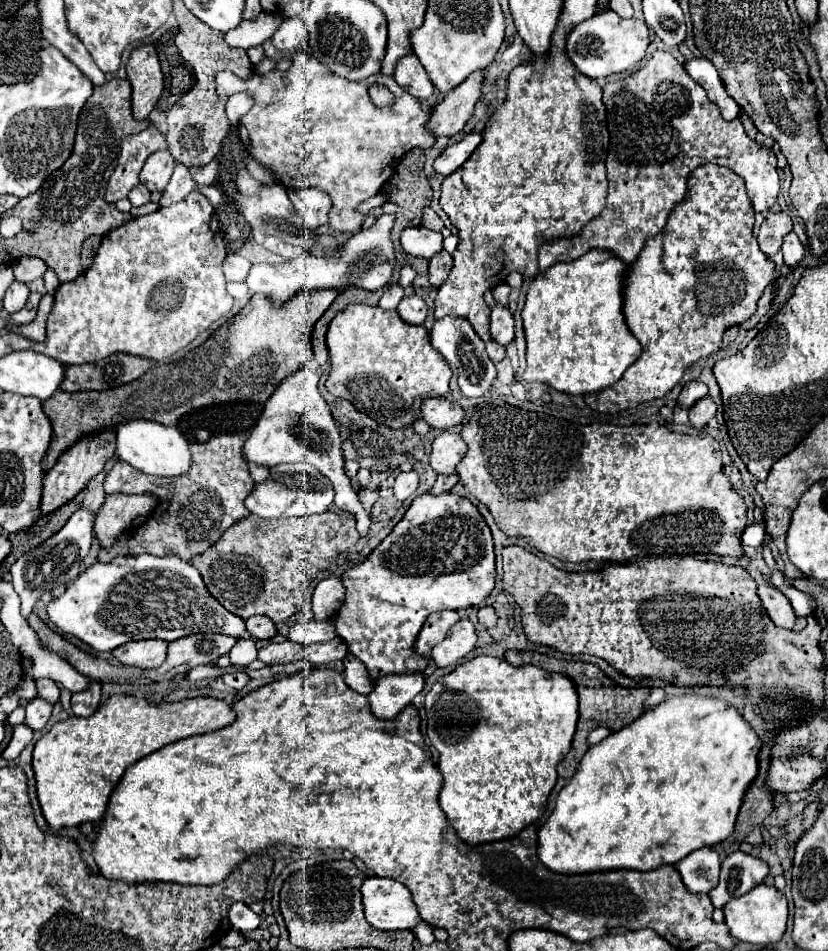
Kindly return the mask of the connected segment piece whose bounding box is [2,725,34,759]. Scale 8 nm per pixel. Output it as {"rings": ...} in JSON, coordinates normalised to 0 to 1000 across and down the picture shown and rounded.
{"rings":[[[19,762],[19,764],[17,764],[17,773],[14,773],[14,779],[12,779],[10,785],[5,788],[2,796],[5,796],[5,798],[19,798],[19,796],[24,794],[24,790],[36,781],[39,771],[41,771],[41,769],[39,769],[36,764],[31,764],[31,762]]]}

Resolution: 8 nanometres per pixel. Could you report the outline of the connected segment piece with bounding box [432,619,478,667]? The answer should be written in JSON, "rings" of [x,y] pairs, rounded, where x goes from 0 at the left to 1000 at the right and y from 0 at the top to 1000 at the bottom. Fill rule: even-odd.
{"rings":[[[556,651],[553,655],[546,657],[541,670],[522,682],[522,691],[527,699],[539,701],[539,699],[548,699],[551,695],[560,693],[572,682],[575,672],[577,670],[575,670],[575,661],[570,653]]]}

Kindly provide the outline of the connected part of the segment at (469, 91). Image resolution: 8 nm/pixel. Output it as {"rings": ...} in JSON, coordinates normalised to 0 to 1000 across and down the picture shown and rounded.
{"rings":[[[585,73],[572,75],[563,85],[558,85],[551,94],[546,94],[531,110],[519,121],[517,136],[531,144],[548,144],[553,142],[565,125],[572,119],[572,113],[580,104],[580,91],[585,87]]]}

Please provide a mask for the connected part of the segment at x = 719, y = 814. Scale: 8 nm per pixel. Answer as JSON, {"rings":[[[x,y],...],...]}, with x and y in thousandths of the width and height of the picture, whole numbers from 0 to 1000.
{"rings":[[[848,731],[809,733],[802,739],[792,741],[790,746],[778,748],[768,758],[763,758],[761,762],[751,764],[749,769],[734,773],[722,783],[717,783],[708,790],[691,821],[674,834],[671,851],[667,853],[667,857],[659,861],[659,865],[650,874],[650,901],[662,914],[667,914],[671,918],[684,918],[684,920],[739,916],[739,914],[787,916],[797,910],[814,910],[841,893],[860,891],[860,889],[879,882],[886,876],[889,859],[891,859],[891,853],[899,844],[901,832],[908,828],[911,819],[915,817],[915,792],[918,792],[918,788],[920,788],[920,777],[915,775],[913,767],[906,760],[901,760],[901,756],[886,743],[877,741],[872,735],[848,733]]]}

